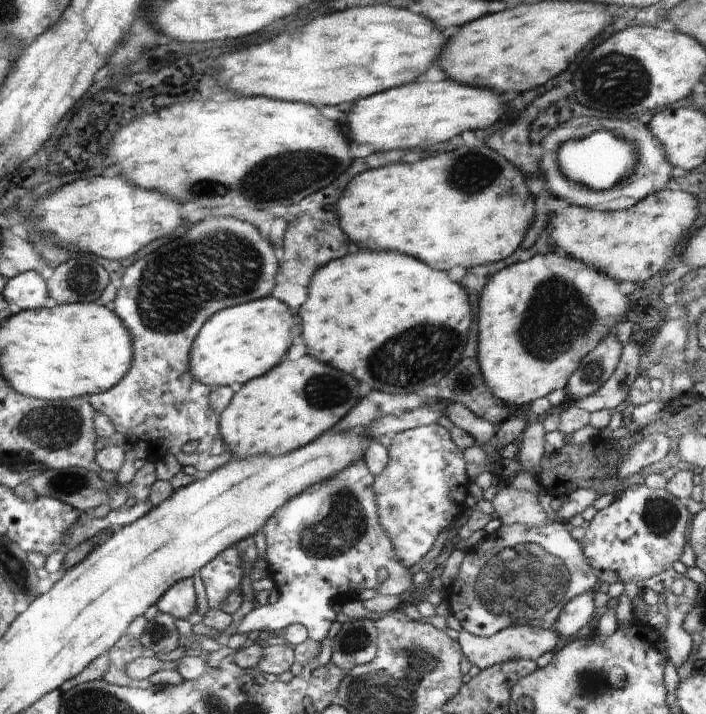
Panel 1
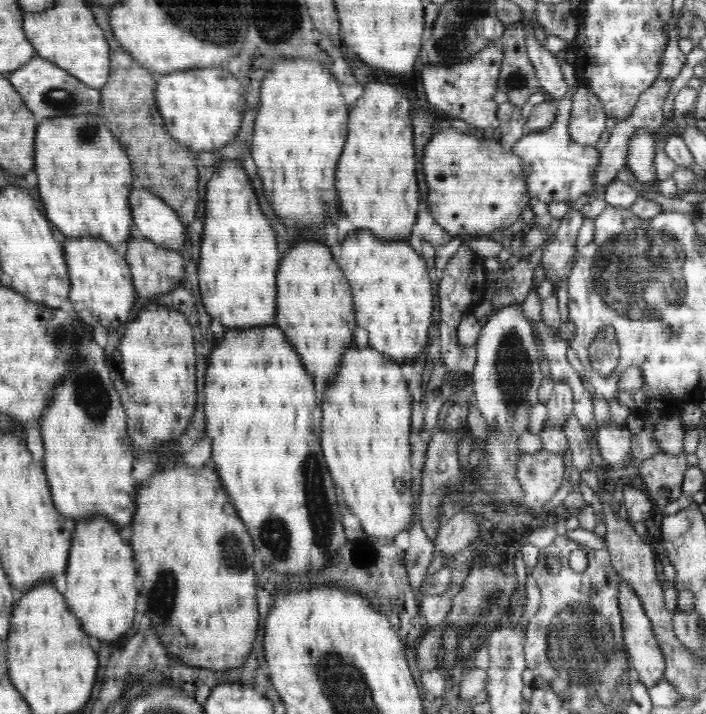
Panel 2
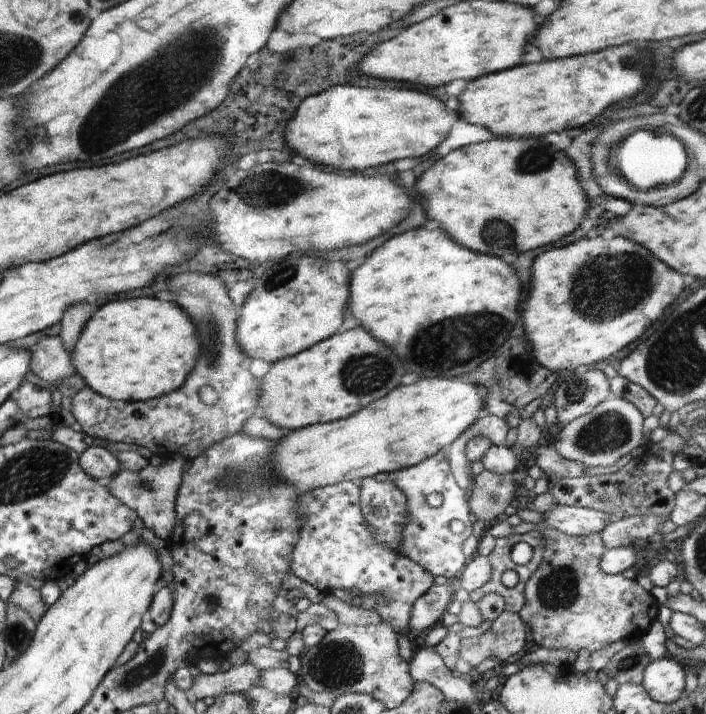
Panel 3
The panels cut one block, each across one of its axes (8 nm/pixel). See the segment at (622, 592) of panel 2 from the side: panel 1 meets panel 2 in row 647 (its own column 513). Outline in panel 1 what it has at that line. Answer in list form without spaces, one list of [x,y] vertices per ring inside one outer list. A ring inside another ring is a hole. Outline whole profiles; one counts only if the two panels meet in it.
[[[511,625],[490,637],[478,637],[462,630],[458,638],[462,655],[479,669],[506,663],[513,659],[529,659],[536,661],[545,653],[556,651],[556,645],[562,638],[552,629],[534,627],[533,625]]]

